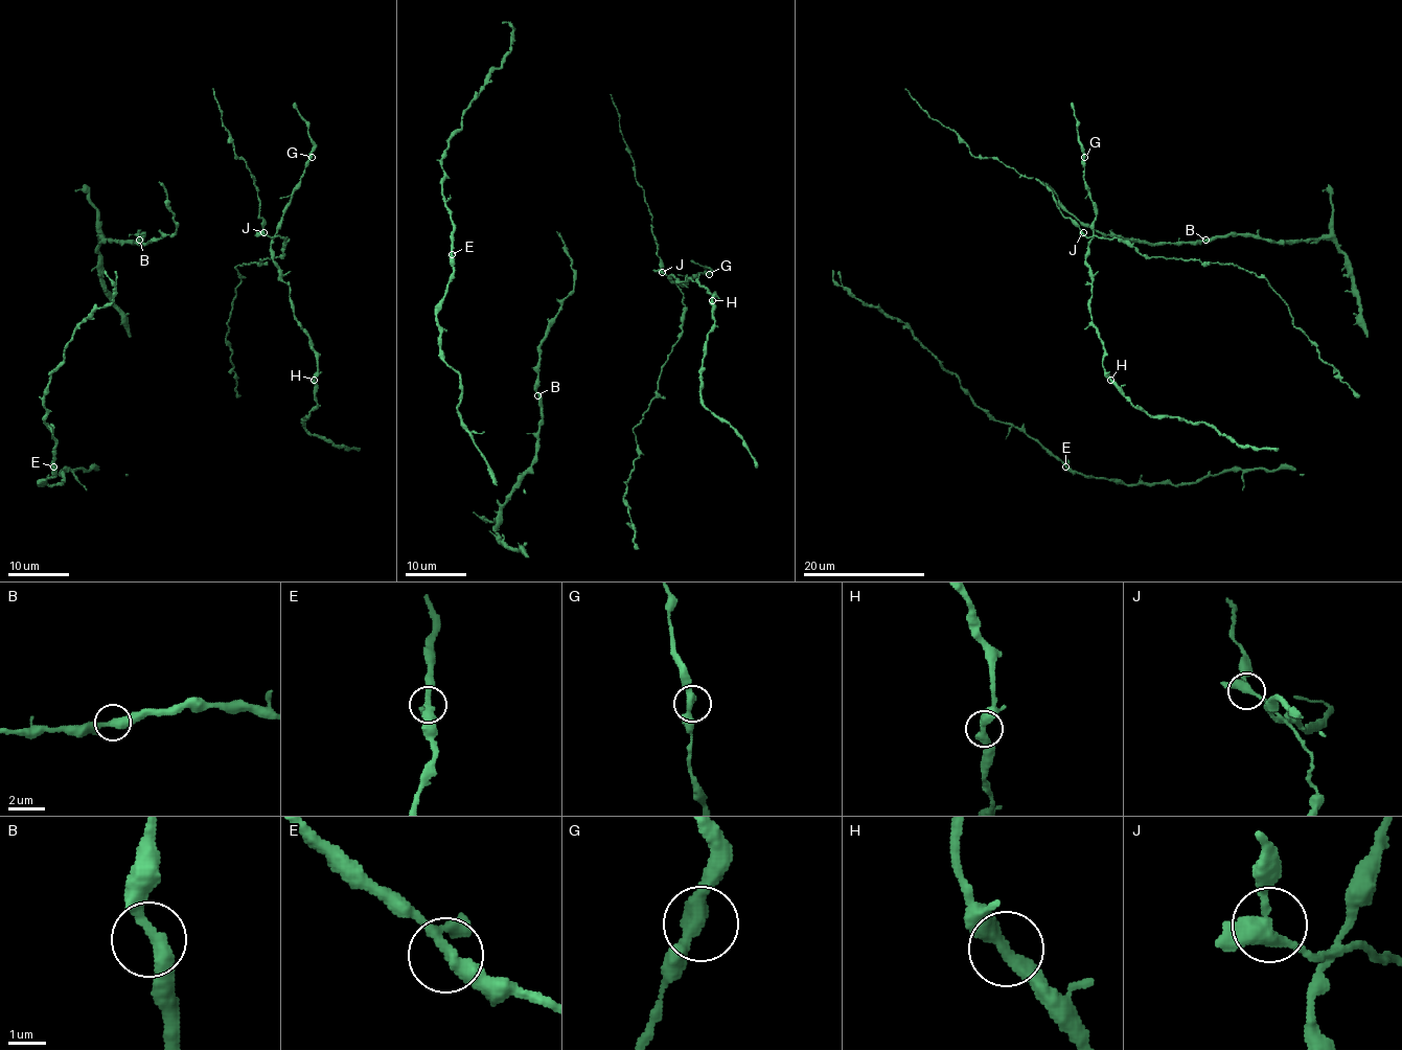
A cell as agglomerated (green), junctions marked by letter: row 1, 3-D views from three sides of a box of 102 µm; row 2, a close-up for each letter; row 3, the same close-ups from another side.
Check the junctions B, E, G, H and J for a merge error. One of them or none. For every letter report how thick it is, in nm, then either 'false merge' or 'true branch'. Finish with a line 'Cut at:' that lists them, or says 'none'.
B: 380 nm | true branch
E: 320 nm | true branch
G: 360 nm | true branch
H: 400 nm | true branch
J: 360 nm | true branch
Cut at: none

